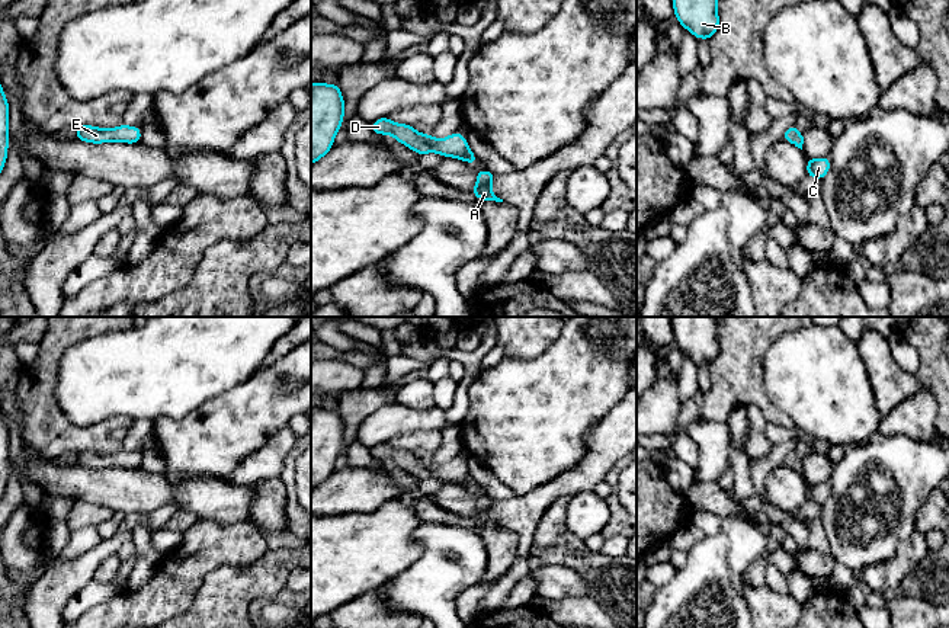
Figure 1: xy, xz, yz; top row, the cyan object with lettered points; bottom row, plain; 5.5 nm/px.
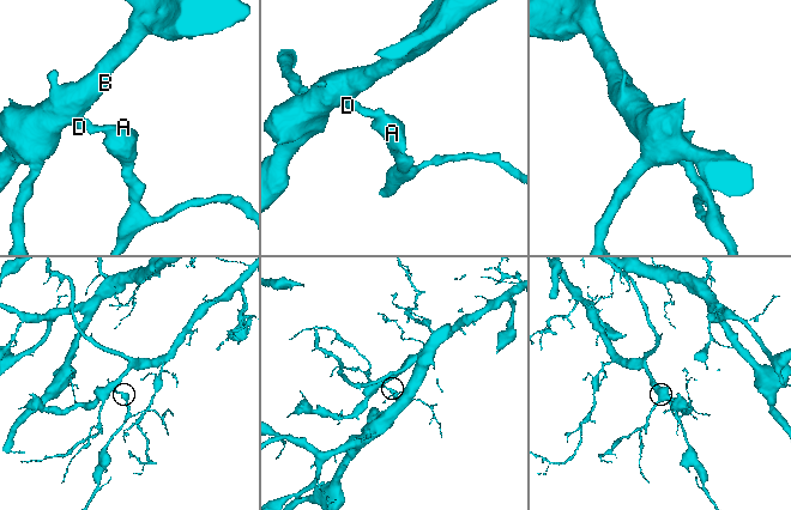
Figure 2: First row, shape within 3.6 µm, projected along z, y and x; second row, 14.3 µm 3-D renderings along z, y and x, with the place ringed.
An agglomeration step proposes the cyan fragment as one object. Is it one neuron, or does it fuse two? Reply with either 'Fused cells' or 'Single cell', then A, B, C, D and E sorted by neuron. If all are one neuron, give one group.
Single cell. Groups: A B C D E

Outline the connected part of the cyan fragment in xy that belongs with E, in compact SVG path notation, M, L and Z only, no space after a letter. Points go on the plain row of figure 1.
M78 451L76 452L76 465L102 470L121 467L126 470L135 470L142 467L141 452L119 451L112 455L103 455L92 451Z

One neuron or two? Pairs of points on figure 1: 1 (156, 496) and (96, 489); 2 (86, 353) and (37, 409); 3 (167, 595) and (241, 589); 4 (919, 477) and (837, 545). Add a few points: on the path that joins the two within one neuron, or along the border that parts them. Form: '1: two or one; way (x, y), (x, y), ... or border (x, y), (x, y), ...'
1: one; way (141, 492), (111, 489)
2: two; border (63, 353), (58, 362), (55, 401), (69, 419)
3: two; border (218, 566), (205, 576), (192, 604), (183, 612)
4: one; way (909, 506), (904, 525), (881, 548), (866, 550)

